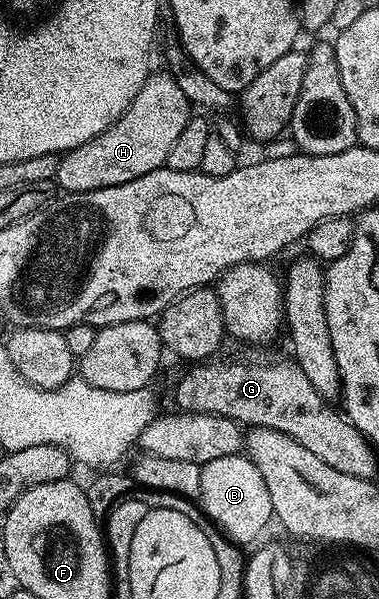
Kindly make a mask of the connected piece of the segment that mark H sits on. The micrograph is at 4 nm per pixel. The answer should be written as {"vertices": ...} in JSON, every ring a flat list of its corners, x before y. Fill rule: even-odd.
{"vertices":[[149,74,145,78,140,92,126,113,114,121,114,125,98,133,98,137,59,156,55,182,58,187,60,183,61,192,77,195,114,185,126,185,126,181,134,181,165,166,174,140,182,134,182,129,186,129,186,121,193,118,194,107,171,74,163,74]]}

